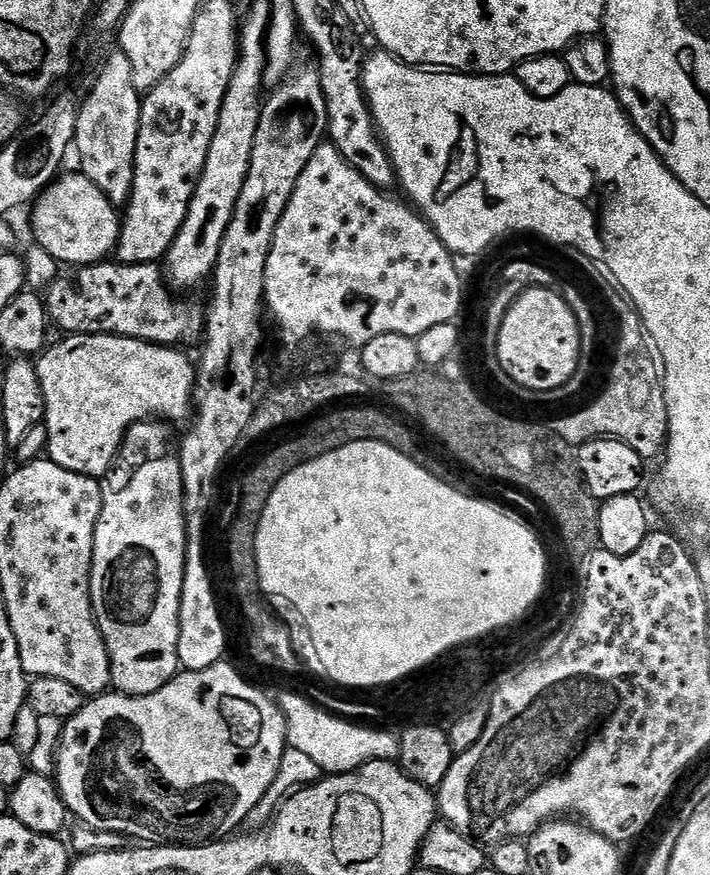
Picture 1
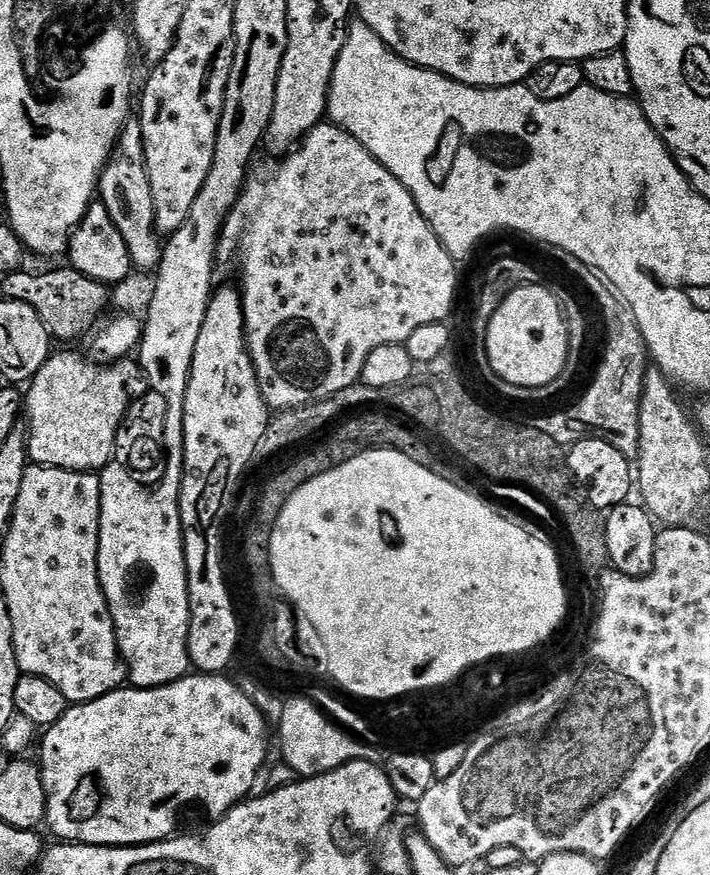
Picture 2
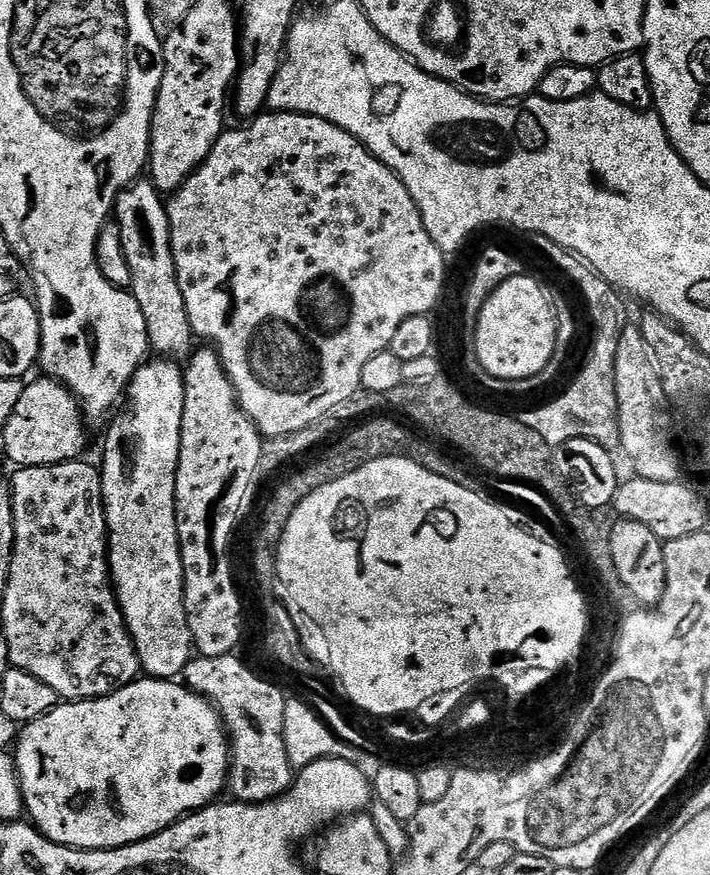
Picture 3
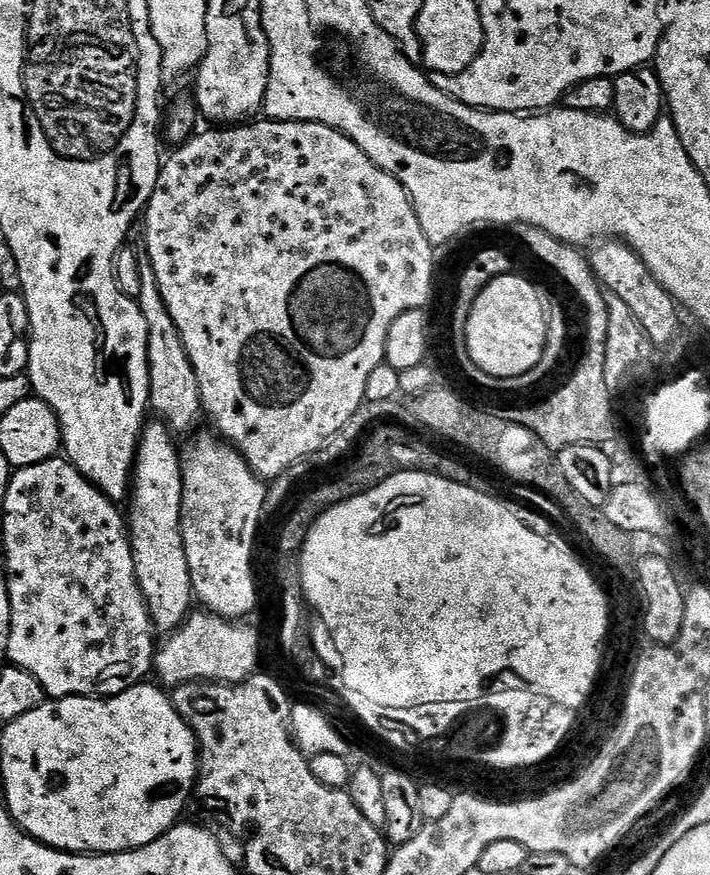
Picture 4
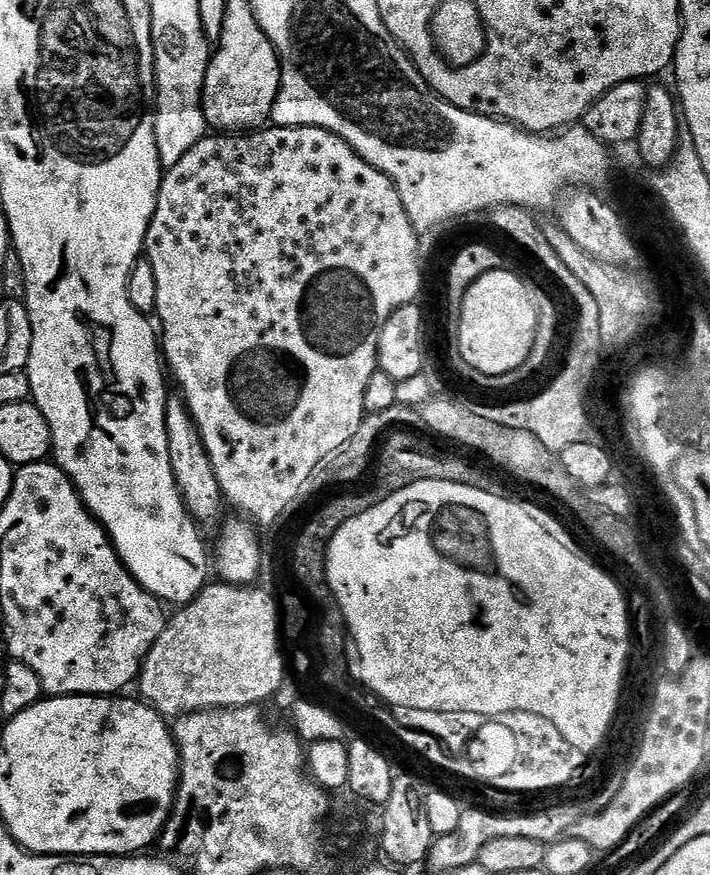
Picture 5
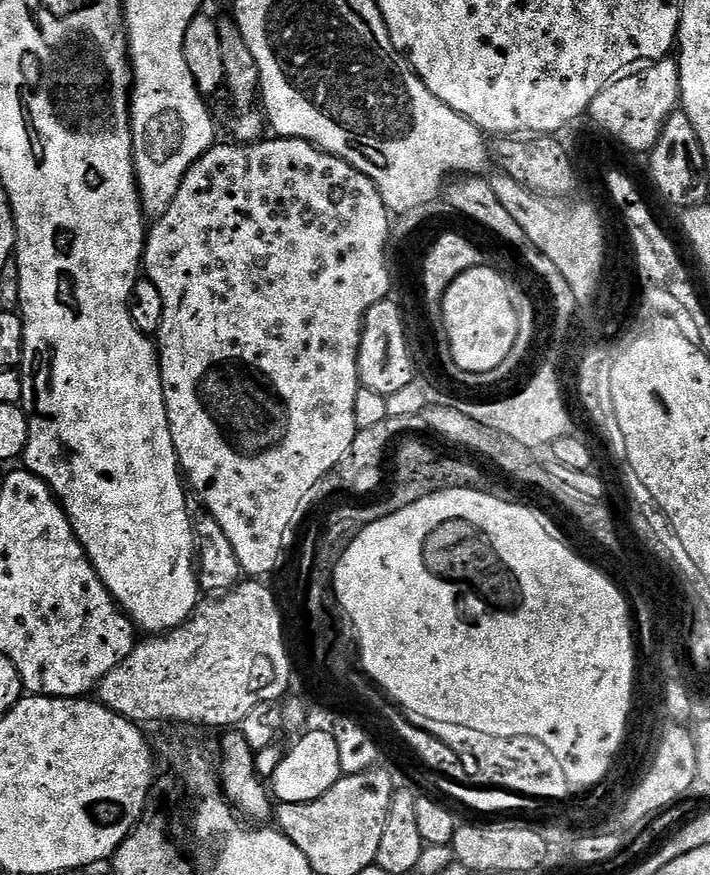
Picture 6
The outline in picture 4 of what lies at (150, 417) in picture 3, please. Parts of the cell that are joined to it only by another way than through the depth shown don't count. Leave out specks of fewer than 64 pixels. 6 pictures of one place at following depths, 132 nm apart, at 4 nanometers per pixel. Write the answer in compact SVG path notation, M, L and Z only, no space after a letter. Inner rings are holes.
M163 422L155 423L149 423L145 427L140 442L140 451L136 457L134 469L136 485L134 499L131 501L133 504L132 516L130 512L130 539L136 563L136 577L140 582L141 590L144 591L144 597L152 615L152 623L161 633L164 631L164 634L171 634L188 619L190 609L193 607L191 604L194 604L194 593L190 578L190 566L186 562L186 550L180 533L180 511L182 510L182 494L184 493L182 452L181 449L176 449L176 444L172 441L174 436L168 425Z

